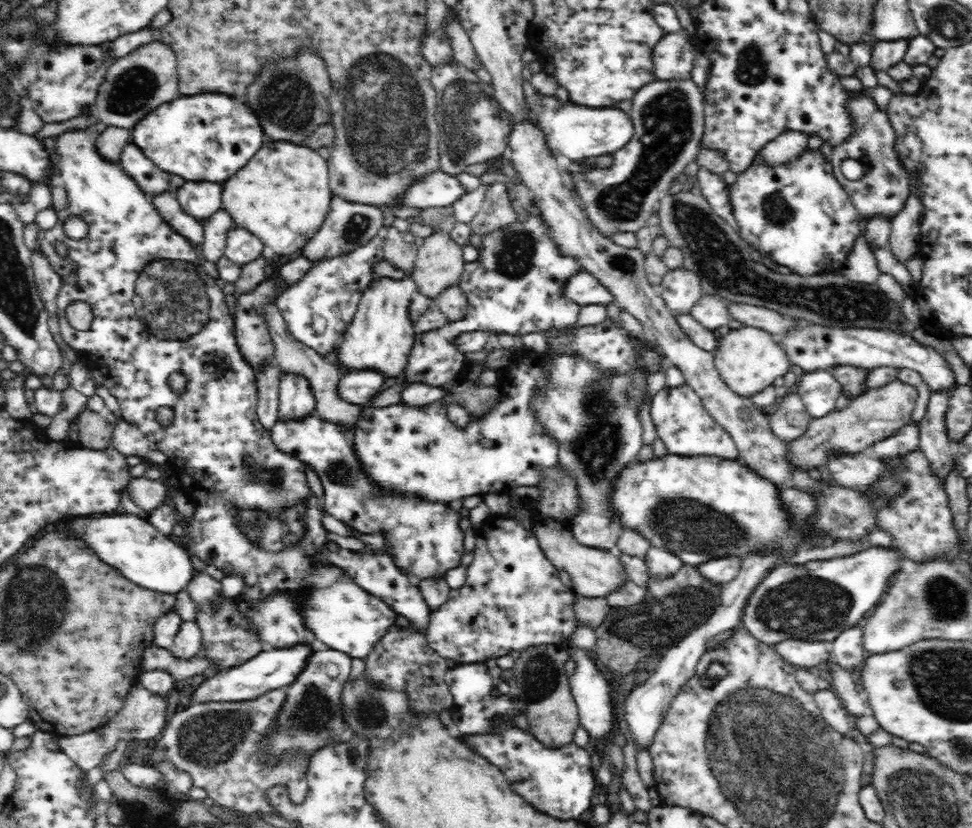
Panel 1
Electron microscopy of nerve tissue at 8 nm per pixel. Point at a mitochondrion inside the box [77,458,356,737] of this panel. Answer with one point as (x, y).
(268, 508)

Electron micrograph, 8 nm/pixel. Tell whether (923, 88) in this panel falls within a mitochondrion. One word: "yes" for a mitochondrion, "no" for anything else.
no

